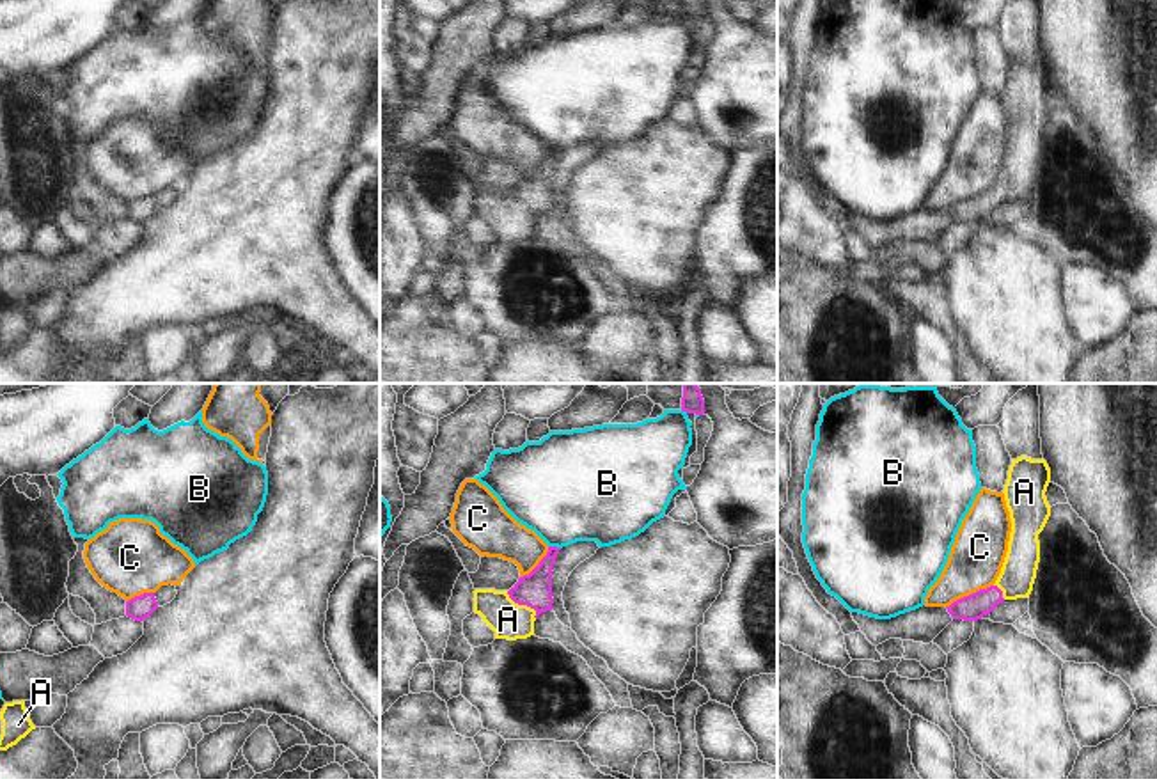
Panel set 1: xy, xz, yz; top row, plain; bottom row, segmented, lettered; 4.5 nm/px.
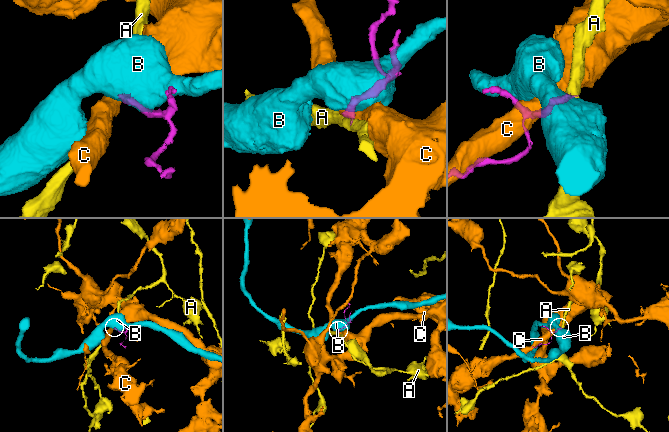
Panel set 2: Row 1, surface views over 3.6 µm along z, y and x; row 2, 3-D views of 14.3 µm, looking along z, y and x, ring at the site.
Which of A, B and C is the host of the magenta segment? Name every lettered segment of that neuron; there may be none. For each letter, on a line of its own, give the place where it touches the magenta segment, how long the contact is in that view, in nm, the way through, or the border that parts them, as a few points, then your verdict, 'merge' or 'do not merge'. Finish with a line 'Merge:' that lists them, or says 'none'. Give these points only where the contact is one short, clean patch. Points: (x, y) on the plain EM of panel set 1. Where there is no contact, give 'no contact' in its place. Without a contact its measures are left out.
A: contact xz (524, 206); length 190 nm; way xz (535, 192), (524, 206), (508, 222); merge
B: contact xz (554, 149); length 60 nm; do not merge
C: contact yz (969, 197); length 240 nm; border yz (992, 187), (964, 197), (946, 210); do not merge
Merge: A

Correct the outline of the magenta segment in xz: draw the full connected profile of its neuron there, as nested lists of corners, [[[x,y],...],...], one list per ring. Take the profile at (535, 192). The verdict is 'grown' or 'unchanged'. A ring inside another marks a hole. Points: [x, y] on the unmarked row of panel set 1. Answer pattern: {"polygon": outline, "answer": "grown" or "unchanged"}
{"polygon": [[[548,149],[539,167],[509,193],[474,193],[474,215],[495,234],[495,241],[516,243],[534,238],[538,218],[552,213],[552,172],[559,153]]], "answer": "grown"}

